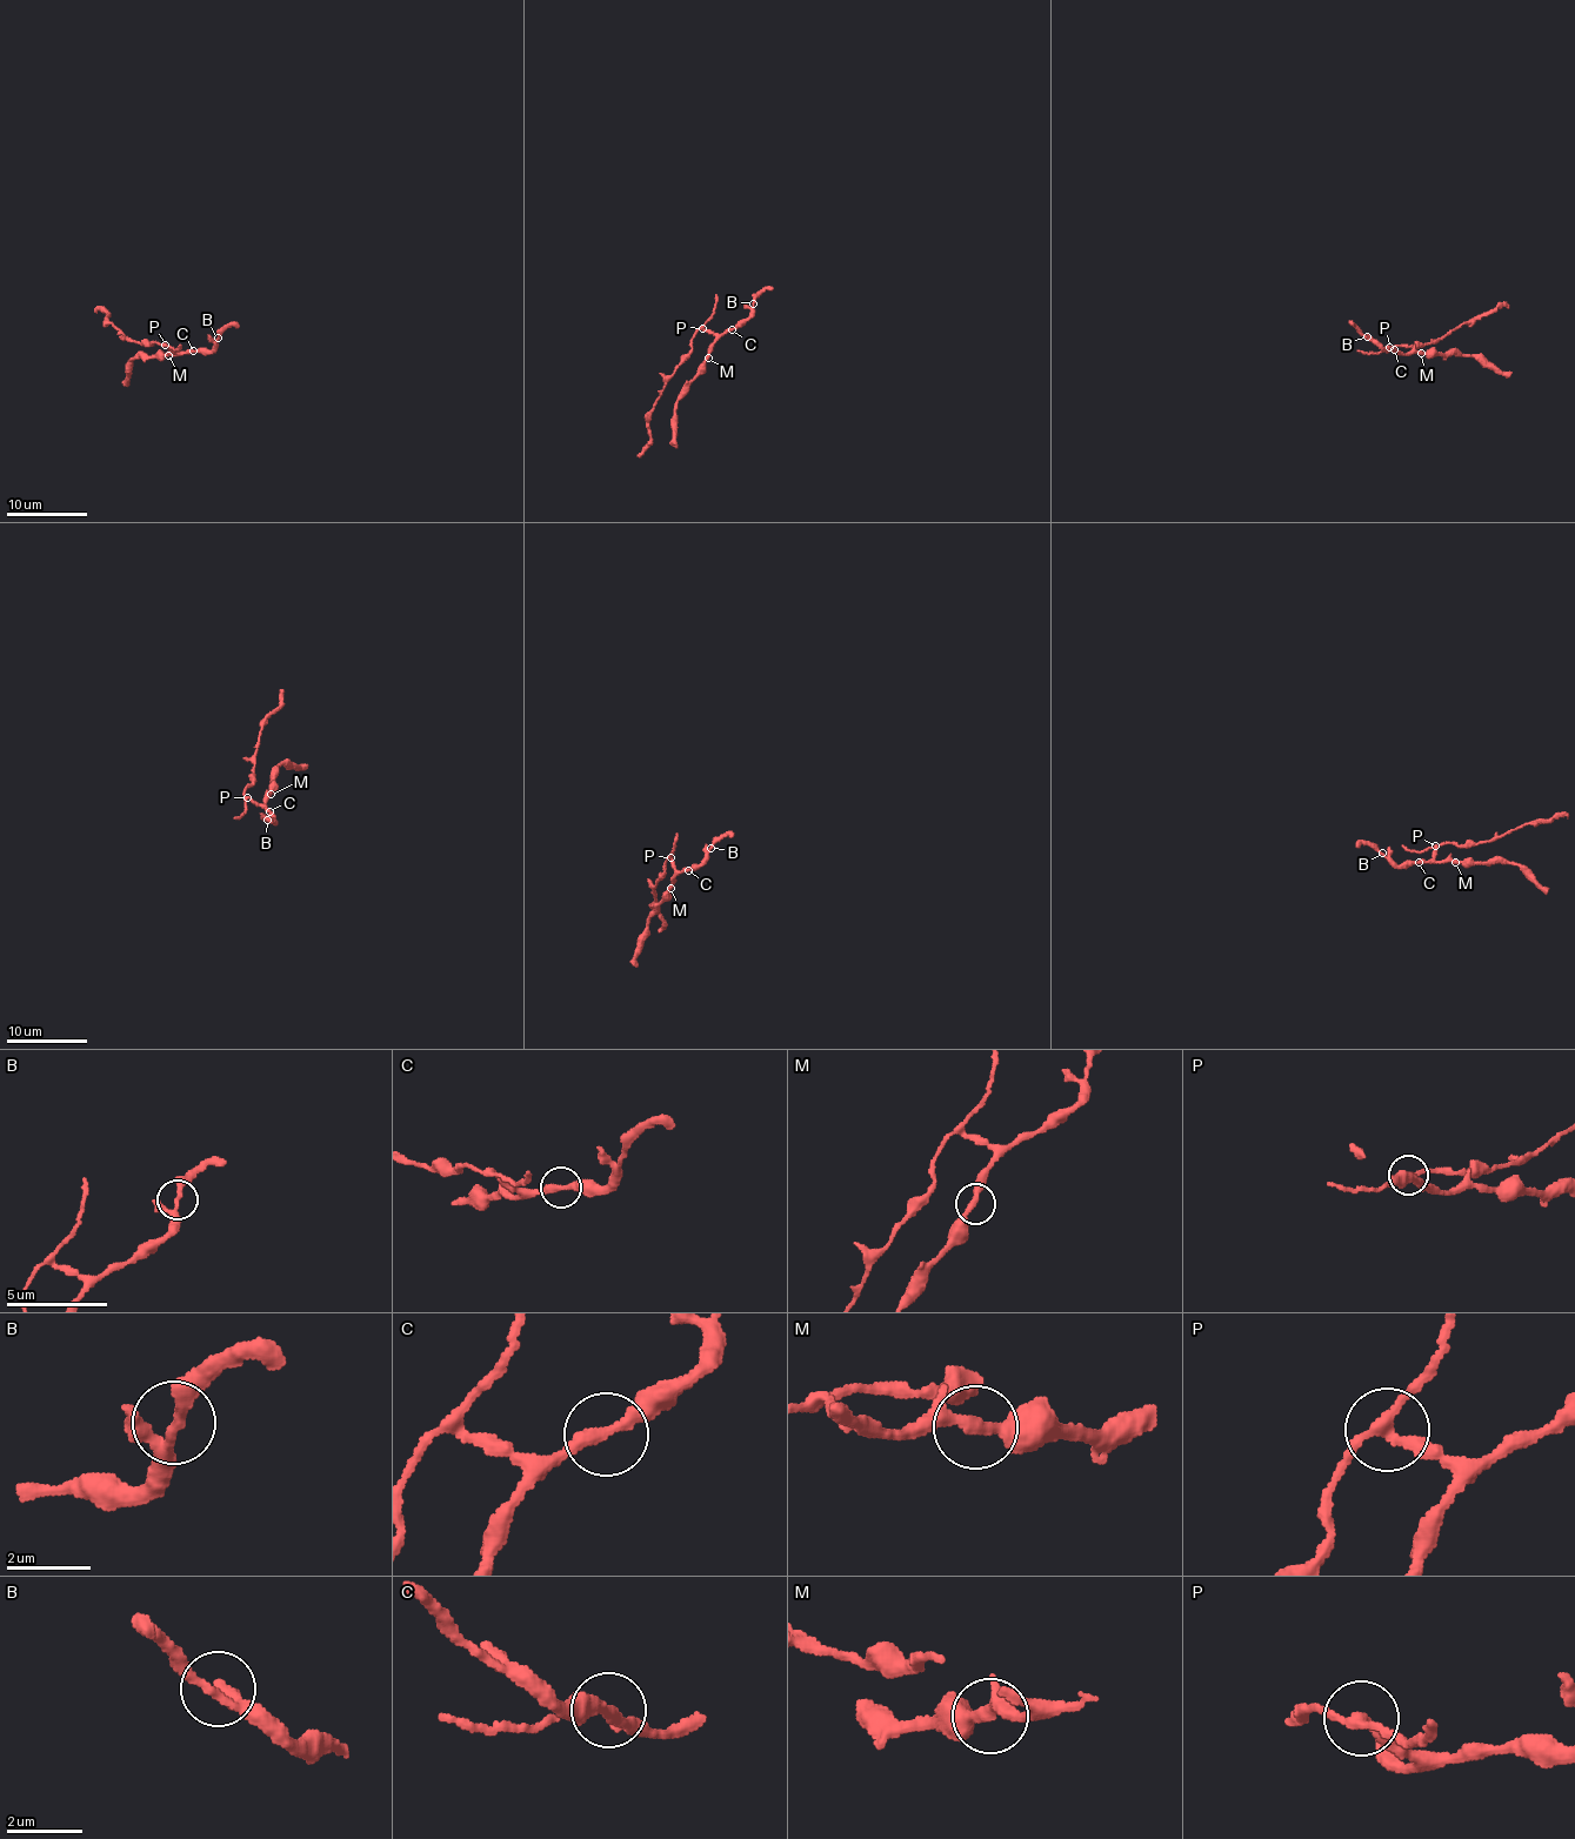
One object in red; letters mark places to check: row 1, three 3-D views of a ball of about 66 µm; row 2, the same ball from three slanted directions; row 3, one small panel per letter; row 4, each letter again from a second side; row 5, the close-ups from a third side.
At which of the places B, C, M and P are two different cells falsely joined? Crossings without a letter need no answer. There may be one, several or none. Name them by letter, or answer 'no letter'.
P

